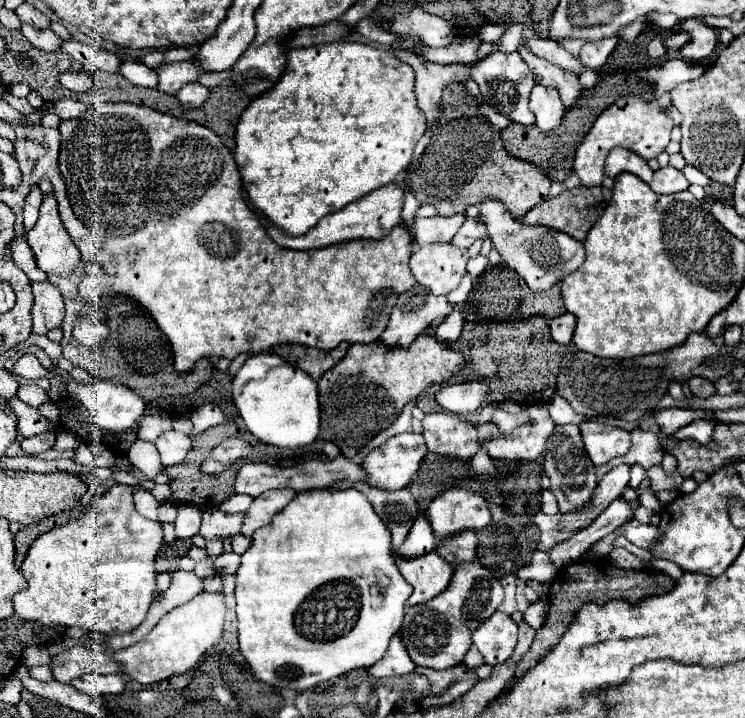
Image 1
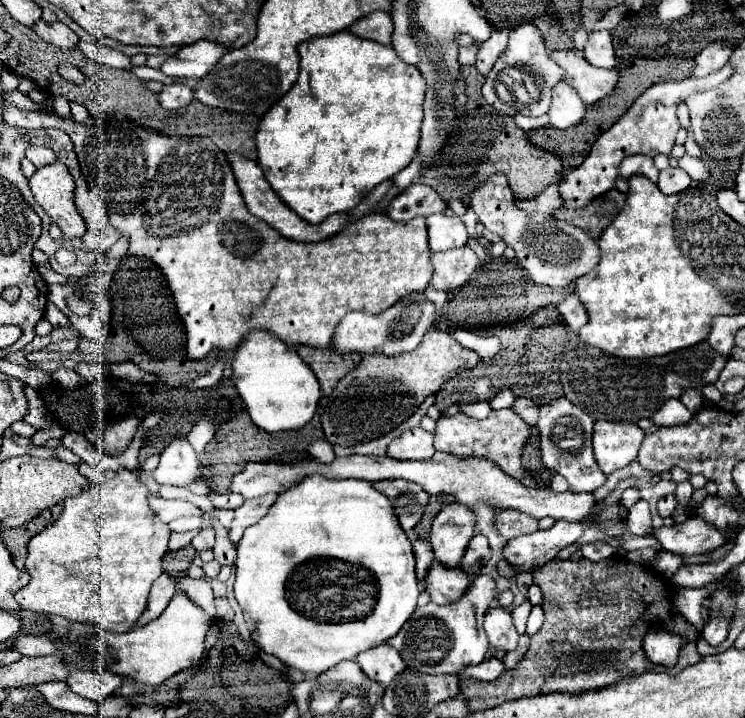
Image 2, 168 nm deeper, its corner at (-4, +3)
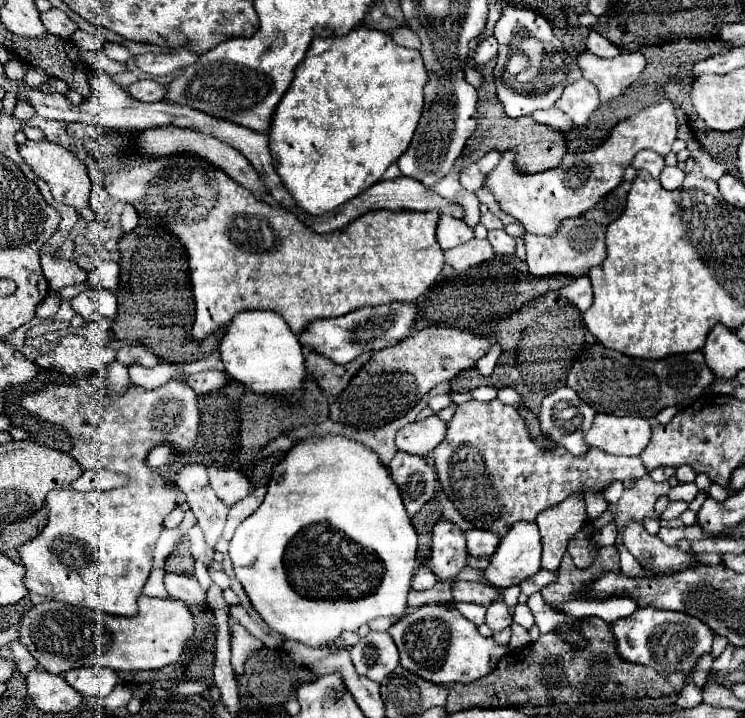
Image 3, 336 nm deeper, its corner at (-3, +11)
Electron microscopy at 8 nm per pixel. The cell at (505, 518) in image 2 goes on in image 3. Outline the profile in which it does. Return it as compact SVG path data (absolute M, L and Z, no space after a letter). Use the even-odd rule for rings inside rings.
M499 399L459 405L447 423L445 439L433 449L433 463L443 491L463 517L501 537L513 523L533 521L539 511L561 503L583 487L601 491L615 479L639 479L647 473L639 457L617 457L589 449L583 459L577 459L565 449L545 451L531 441L519 411Z

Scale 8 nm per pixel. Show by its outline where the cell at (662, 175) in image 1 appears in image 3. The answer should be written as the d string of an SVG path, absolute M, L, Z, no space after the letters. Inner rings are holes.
M665 167L659 177L665 189L679 189L683 185L683 179L685 179L685 173L679 167Z

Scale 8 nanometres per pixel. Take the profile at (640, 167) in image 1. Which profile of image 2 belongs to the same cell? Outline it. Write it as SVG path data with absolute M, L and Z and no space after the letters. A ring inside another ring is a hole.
M630 155L630 157L626 157L622 161L622 165L620 165L620 177L628 179L628 177L632 177L636 173L646 175L654 183L658 181L658 169L654 165L654 159L648 157L648 155Z

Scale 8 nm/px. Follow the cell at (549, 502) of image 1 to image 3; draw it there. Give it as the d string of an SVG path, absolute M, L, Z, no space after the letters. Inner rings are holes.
M573 493L565 501L541 511L537 515L537 525L543 539L541 567L555 571L561 563L563 553L567 551L569 539L585 523L585 499L581 493Z

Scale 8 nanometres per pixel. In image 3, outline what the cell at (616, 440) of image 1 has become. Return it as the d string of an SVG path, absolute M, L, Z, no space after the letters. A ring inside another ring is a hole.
M597 413L585 443L611 455L639 455L651 439L651 425L645 417L617 417Z

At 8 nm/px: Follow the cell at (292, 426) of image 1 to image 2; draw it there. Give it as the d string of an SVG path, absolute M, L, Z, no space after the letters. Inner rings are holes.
M264 329L248 333L234 351L232 371L232 381L246 403L248 415L260 429L268 433L302 429L314 417L320 399L318 379L300 355L272 333Z

